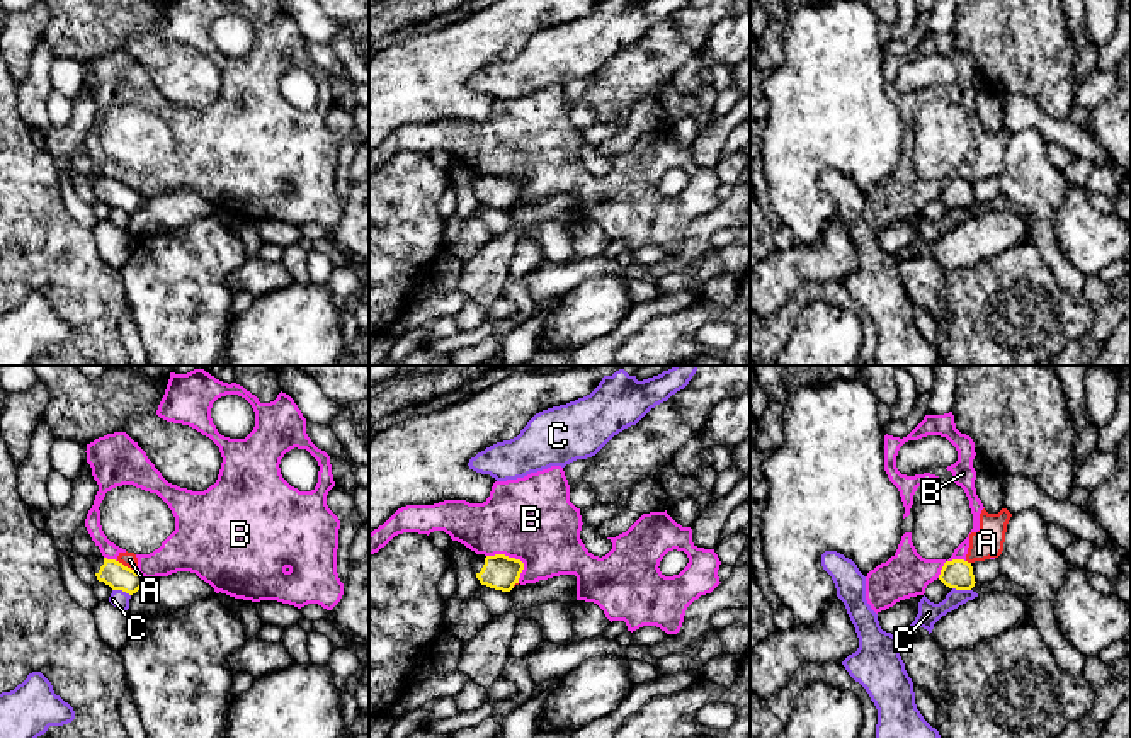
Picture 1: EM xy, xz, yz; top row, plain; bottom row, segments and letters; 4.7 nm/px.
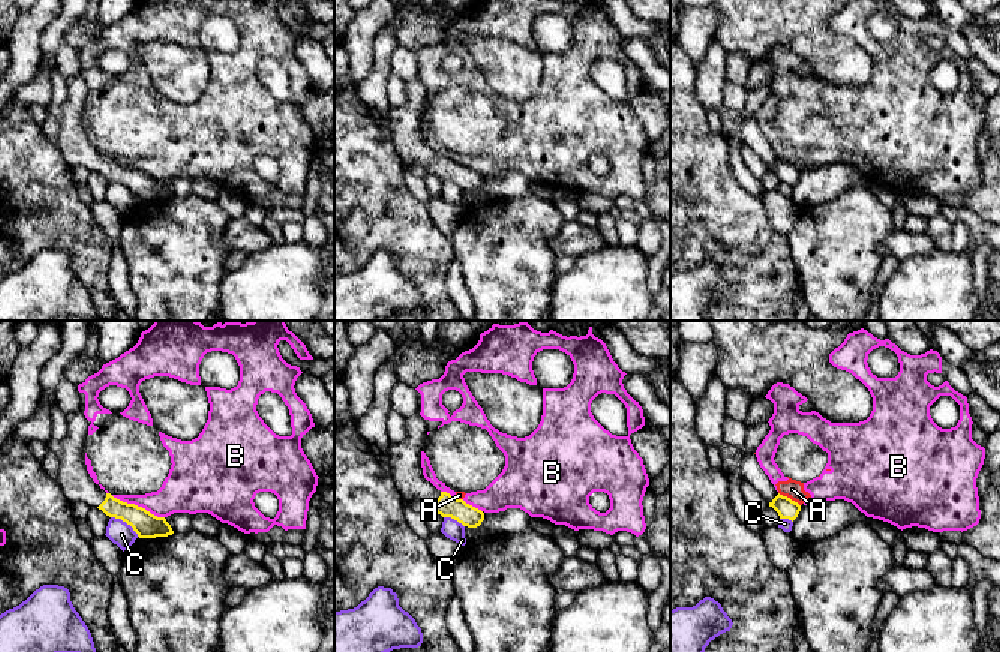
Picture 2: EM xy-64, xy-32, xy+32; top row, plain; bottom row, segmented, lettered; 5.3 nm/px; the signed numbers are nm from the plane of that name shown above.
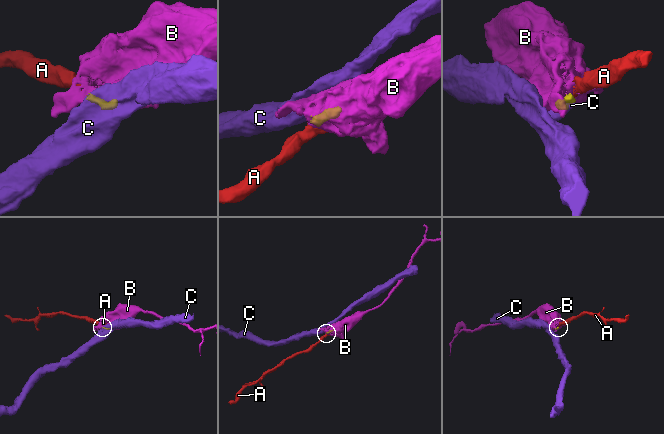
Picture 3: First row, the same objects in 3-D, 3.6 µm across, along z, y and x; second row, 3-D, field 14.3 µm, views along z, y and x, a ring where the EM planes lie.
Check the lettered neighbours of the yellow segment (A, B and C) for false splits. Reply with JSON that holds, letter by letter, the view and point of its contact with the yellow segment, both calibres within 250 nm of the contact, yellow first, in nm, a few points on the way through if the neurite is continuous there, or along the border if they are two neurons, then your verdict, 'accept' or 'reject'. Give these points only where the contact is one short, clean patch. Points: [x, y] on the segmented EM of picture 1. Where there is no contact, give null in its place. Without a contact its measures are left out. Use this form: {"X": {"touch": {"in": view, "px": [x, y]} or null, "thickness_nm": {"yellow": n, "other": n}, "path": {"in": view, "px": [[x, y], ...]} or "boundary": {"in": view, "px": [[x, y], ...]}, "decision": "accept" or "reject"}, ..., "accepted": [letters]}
{"A": {"touch": {"in": "xy", "px": [126, 567]}, "thickness_nm": {"yellow": 120, "other": 70}, "boundary": {"in": "xy", "px": [[118, 560], [135, 572]]}, "decision": "reject"}, "B": {"touch": {"in": "xz", "px": [514, 558]}, "thickness_nm": {"yellow": 160, "other": 400}, "decision": "reject"}, "C": {"touch": {"in": "xy", "px": [121, 589]}, "thickness_nm": {"yellow": 120, "other": 90}, "boundary": {"in": "xy", "px": [[113, 589], [121, 589], [130, 596]]}, "decision": "reject"}, "accepted": []}

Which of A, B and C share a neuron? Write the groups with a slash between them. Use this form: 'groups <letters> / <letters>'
groups A B / C

